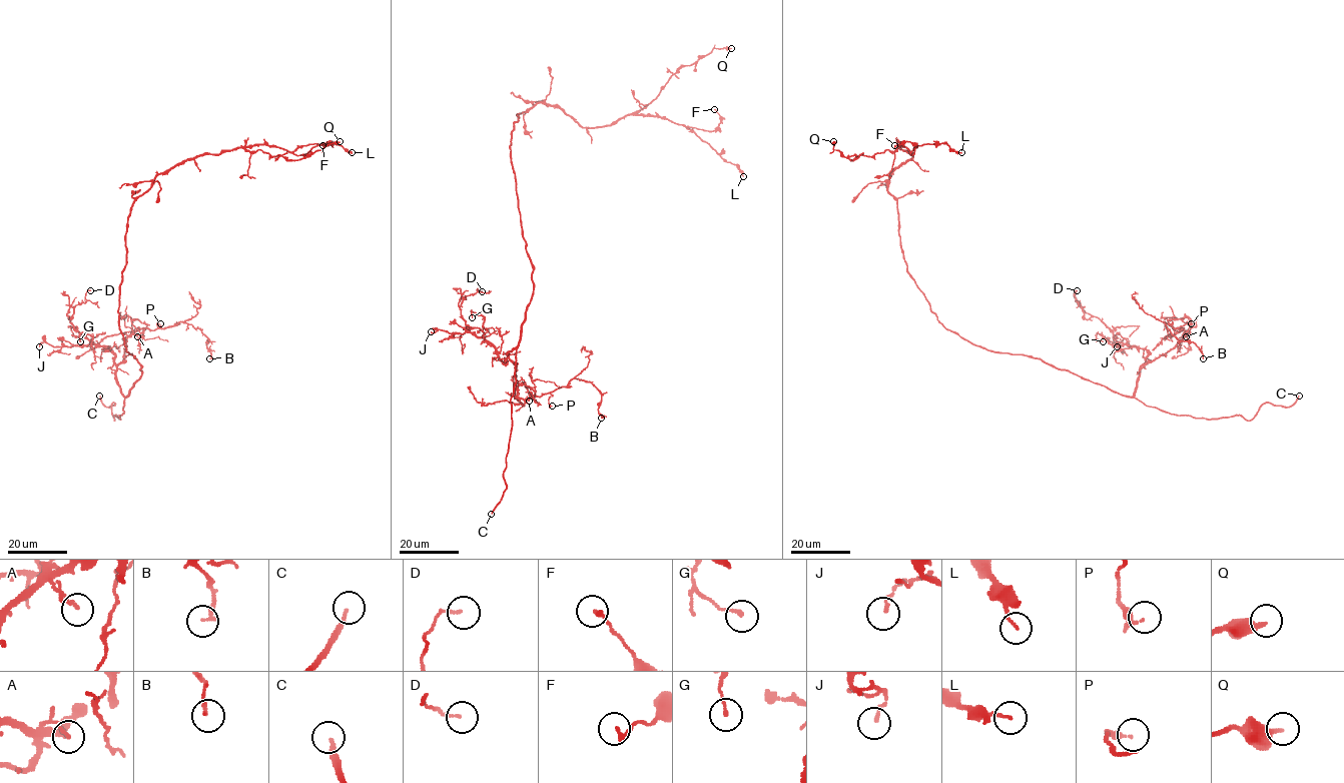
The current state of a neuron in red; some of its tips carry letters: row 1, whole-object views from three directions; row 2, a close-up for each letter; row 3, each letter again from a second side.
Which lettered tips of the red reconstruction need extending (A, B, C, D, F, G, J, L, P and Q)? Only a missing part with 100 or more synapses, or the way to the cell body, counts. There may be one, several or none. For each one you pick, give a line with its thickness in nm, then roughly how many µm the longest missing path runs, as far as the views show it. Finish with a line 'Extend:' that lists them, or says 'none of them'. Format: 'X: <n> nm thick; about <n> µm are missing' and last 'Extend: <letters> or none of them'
C: 180 nm thick; about 15 µm are missing
Extend: C

